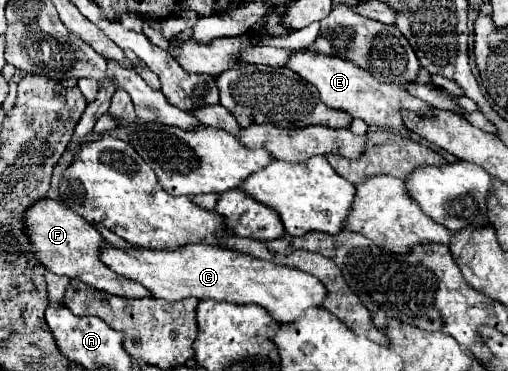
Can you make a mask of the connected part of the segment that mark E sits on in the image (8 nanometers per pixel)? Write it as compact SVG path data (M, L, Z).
M296 49L296 51L292 51L286 67L292 69L294 73L298 73L308 83L312 83L318 89L320 99L328 107L342 109L342 111L350 113L352 117L358 117L358 119L366 121L370 127L400 131L400 129L404 129L400 109L414 111L418 115L432 115L432 111L434 111L422 99L412 97L402 87L392 85L392 83L380 83L368 71L364 71L362 67L356 67L352 61L340 59L340 57L334 57L334 55L320 55L312 49Z

